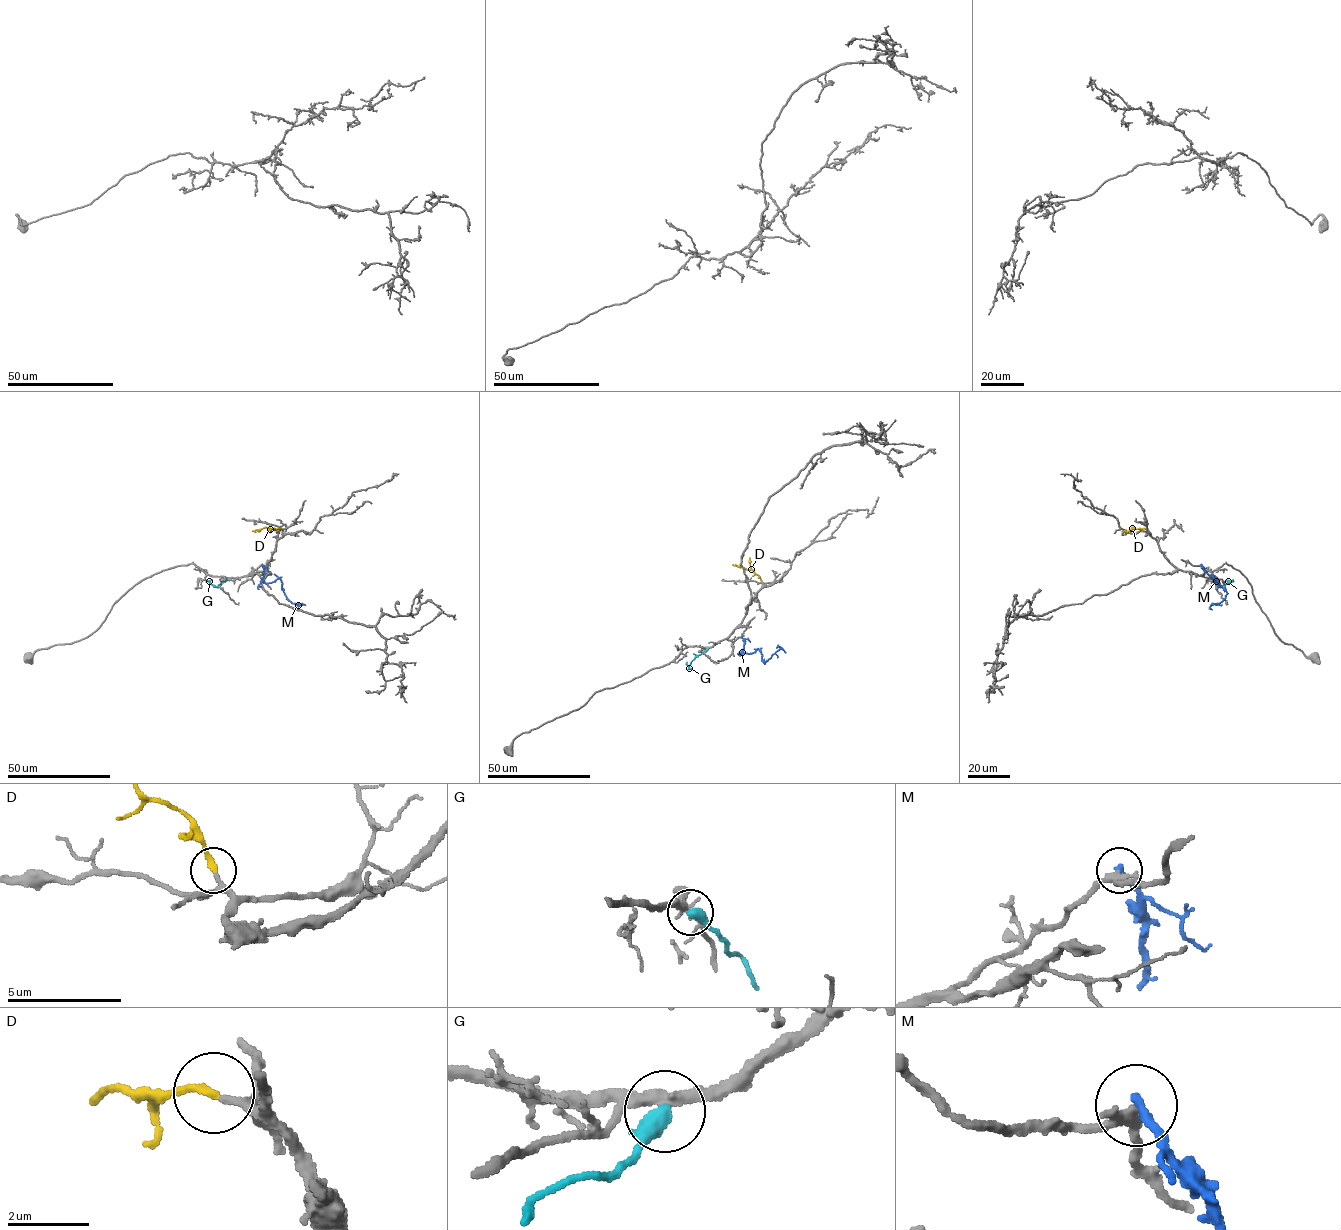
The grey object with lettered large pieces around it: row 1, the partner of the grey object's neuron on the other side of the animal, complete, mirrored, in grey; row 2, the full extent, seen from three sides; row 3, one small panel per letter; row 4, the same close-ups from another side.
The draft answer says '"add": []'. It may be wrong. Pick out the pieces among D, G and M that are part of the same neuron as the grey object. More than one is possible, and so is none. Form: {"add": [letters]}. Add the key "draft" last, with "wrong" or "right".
{"add": ["D"], "draft": "wrong"}

